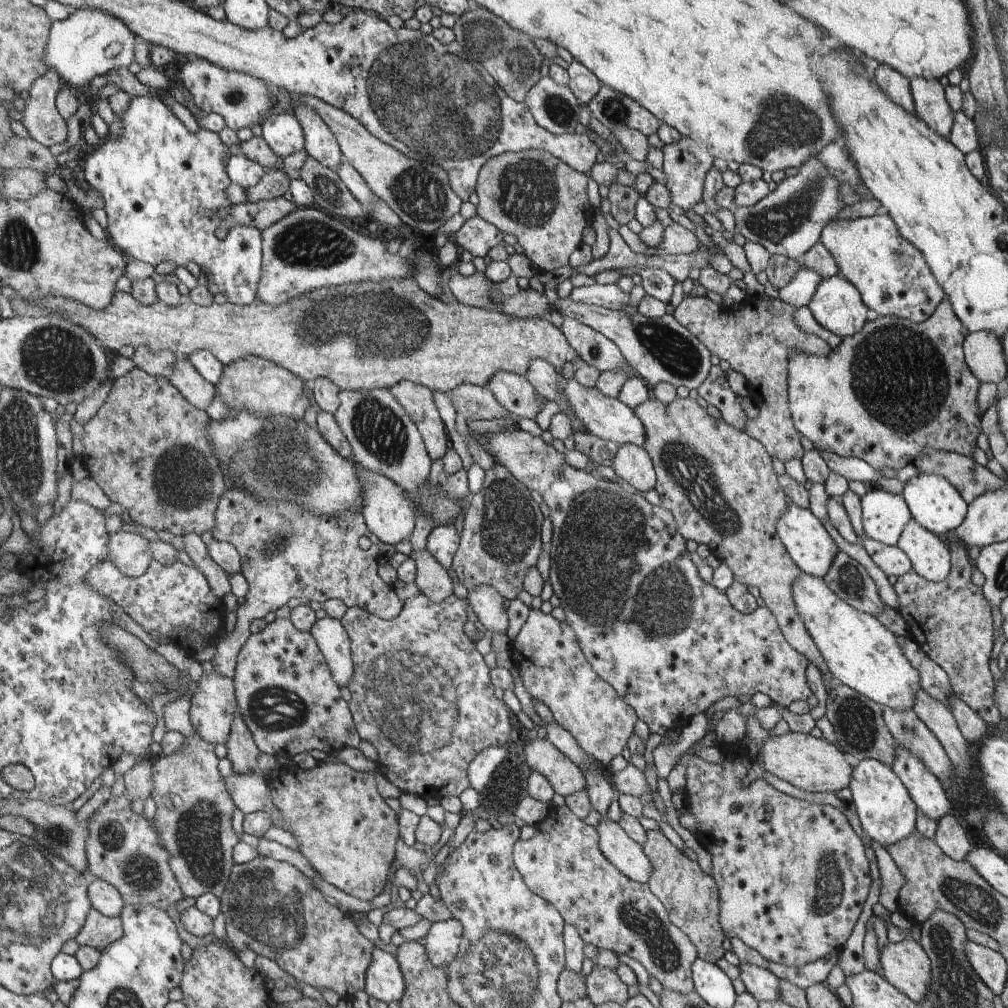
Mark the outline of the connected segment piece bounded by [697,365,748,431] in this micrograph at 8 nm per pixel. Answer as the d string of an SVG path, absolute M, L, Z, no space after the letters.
M720 365L713 366L708 378L697 388L699 396L707 400L709 404L714 404L721 412L721 417L733 425L734 428L744 431L748 418L738 404L738 396L730 390L726 374Z

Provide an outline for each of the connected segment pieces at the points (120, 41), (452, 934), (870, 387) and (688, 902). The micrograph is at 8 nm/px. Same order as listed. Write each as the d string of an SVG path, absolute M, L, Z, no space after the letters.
M76 9L63 21L53 21L45 50L45 64L58 71L63 84L86 91L90 81L114 69L128 67L135 60L135 32L123 20L104 9Z
M458 919L432 923L426 937L425 949L429 959L438 967L454 964L454 959L464 950L465 926Z
M945 298L936 307L936 310L921 323L912 322L910 319L901 319L894 315L879 315L873 321L867 320L857 333L842 338L839 346L834 347L832 352L826 356L792 351L789 354L786 383L789 409L796 430L806 436L816 450L820 450L820 452L828 451L841 457L858 457L859 459L865 460L877 471L881 468L894 468L894 470L899 471L902 467L914 462L917 456L921 455L922 451L925 451L926 447L957 452L964 456L972 457L974 447L977 446L976 439L982 432L982 415L979 413L978 404L976 403L976 395L981 382L972 374L970 367L965 361L965 352L963 351L963 342L969 334L969 330L955 315L951 302Z
M647 831L644 853L652 865L647 882L650 891L669 911L669 919L692 938L700 957L717 963L726 952L722 947L726 935L719 921L719 888L713 876L705 874L698 863L676 849L661 831Z

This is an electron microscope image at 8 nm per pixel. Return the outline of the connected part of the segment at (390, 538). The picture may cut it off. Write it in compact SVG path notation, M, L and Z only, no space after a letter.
M354 461L360 470L360 480L364 484L364 504L361 506L362 516L370 532L373 532L382 542L396 544L413 534L416 526L418 506L414 504L406 490L396 484L390 477L382 473L367 469L362 464Z

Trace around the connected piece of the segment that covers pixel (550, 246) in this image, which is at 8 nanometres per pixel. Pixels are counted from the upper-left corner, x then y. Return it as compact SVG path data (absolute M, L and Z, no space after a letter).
M540 149L510 151L496 155L481 168L480 178L477 179L477 214L486 222L494 224L504 234L516 236L517 242L524 248L523 254L536 271L552 273L568 265L568 258L582 242L583 230L588 226L588 220L592 216L592 206L586 196L586 175L552 153Z

